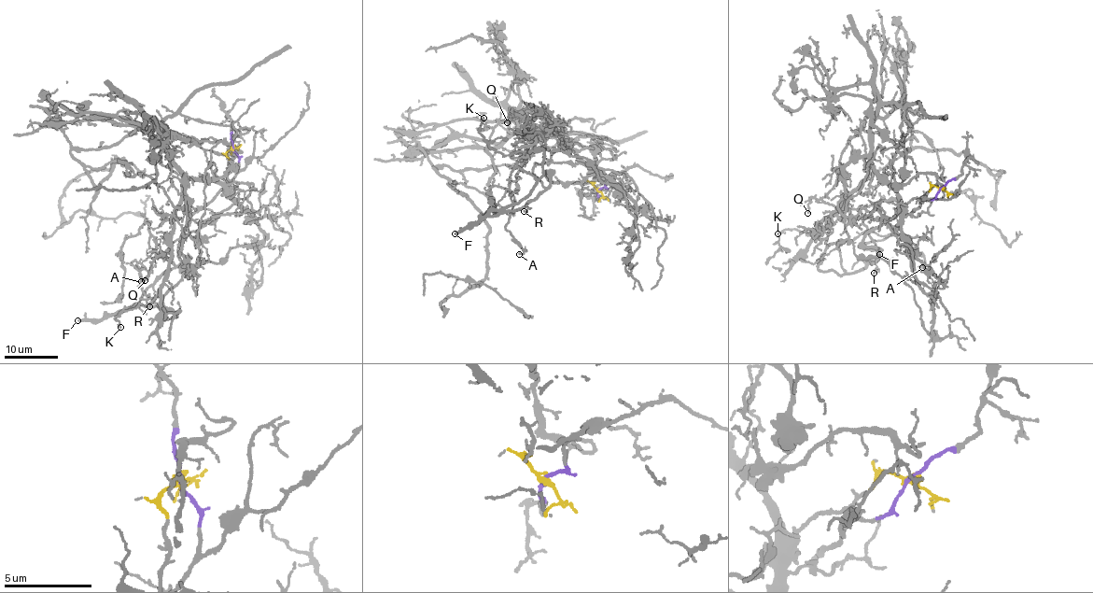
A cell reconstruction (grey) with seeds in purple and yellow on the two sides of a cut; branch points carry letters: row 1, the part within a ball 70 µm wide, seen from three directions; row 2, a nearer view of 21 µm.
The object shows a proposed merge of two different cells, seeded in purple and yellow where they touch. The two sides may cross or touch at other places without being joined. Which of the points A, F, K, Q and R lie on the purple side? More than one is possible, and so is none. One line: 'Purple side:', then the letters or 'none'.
Purple side: A, F, K, R

